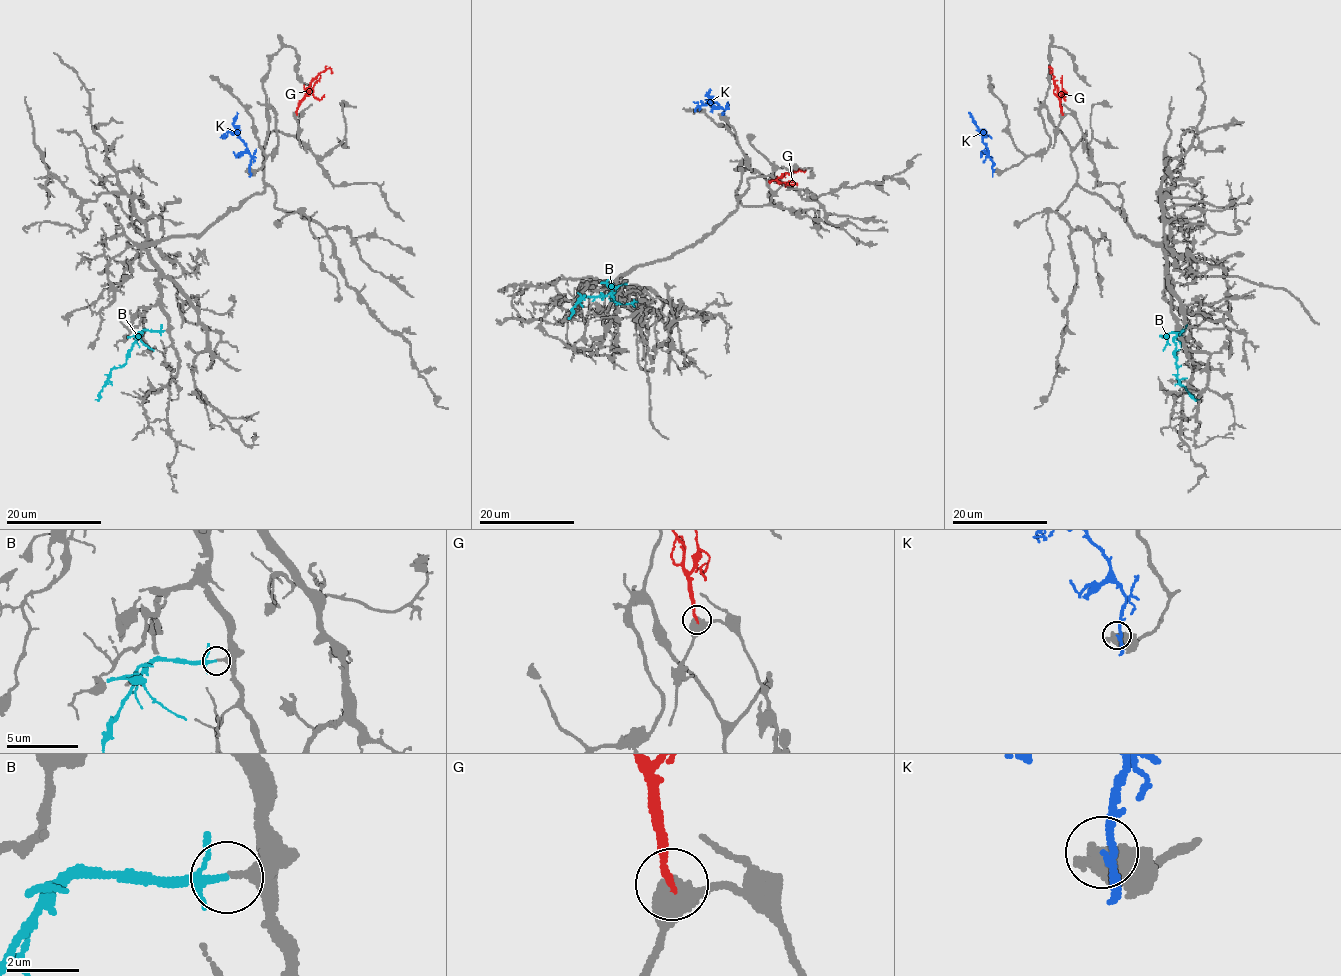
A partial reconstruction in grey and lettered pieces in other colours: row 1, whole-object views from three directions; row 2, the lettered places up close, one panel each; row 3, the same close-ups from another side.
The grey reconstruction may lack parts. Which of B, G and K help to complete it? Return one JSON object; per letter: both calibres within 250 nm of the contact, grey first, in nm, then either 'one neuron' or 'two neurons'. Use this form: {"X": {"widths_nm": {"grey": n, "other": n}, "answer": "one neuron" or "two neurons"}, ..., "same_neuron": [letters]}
{"B": {"widths_nm": {"grey": 400, "other": 140}, "answer": "one neuron"}, "G": {"widths_nm": {"grey": 550, "other": 240}, "answer": "two neurons"}, "K": {"widths_nm": {"grey": 650, "other": 160}, "answer": "two neurons"}, "same_neuron": ["B"]}

